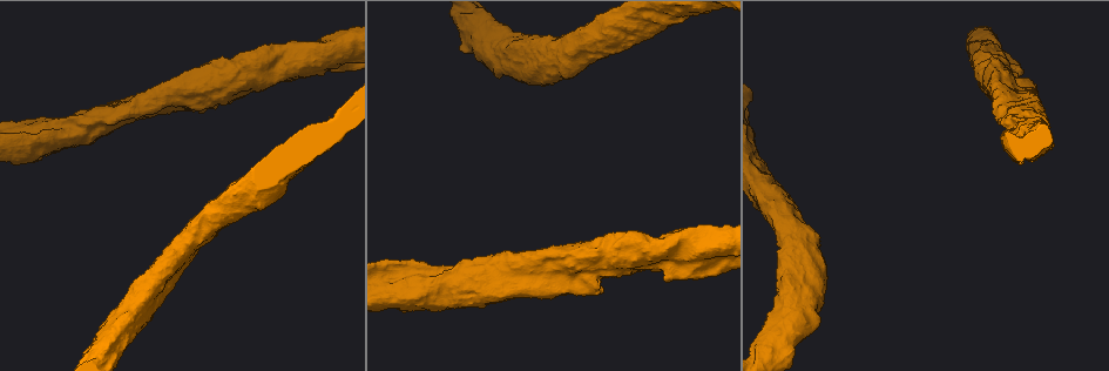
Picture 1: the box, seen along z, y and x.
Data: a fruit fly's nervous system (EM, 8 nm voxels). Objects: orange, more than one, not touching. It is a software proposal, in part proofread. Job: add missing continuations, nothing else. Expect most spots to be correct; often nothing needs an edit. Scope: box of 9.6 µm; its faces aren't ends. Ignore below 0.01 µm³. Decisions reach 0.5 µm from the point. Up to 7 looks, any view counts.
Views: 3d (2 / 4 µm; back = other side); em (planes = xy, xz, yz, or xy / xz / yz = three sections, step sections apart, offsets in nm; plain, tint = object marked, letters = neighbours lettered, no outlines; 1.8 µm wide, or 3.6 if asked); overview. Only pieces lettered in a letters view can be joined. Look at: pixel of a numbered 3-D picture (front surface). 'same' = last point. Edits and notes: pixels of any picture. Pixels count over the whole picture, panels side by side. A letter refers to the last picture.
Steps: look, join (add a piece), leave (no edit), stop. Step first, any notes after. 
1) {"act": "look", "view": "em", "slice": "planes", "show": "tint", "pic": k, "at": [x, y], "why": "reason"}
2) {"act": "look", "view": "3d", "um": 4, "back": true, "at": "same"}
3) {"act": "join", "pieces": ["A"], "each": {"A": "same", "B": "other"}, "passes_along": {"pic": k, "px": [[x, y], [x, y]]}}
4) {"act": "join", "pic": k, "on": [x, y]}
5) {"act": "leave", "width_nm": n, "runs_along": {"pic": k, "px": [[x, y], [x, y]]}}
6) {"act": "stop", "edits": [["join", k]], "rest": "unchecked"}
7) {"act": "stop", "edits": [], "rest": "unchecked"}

{"act": "look", "view": "3d", "um": 4, "pic": 1, "at": [602, 289], "why": "an open end"}

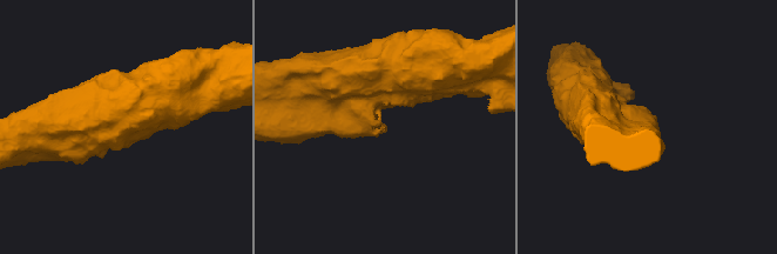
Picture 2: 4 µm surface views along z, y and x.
{"act": "look", "view": "em", "um": 3.6, "slice": "planes", "show": "letters", "pic": 2, "at": [384, 130]}

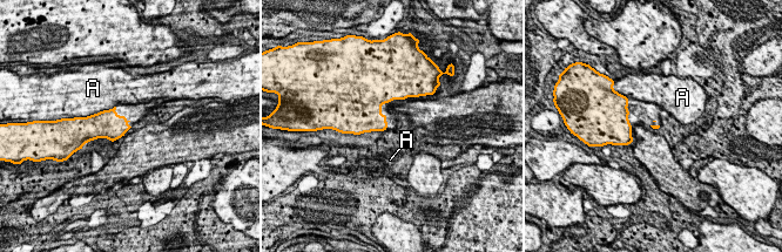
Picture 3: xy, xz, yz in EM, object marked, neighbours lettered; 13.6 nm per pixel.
{"act": "leave", "each": {"A": "other"}, "border": {"pic": 3, "px": [[115, 106], [89, 116]]}, "found": "none of them fits"}

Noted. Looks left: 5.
{"act": "look", "view": "3d", "um": 4, "pic": 1, "at": [690, 257]}

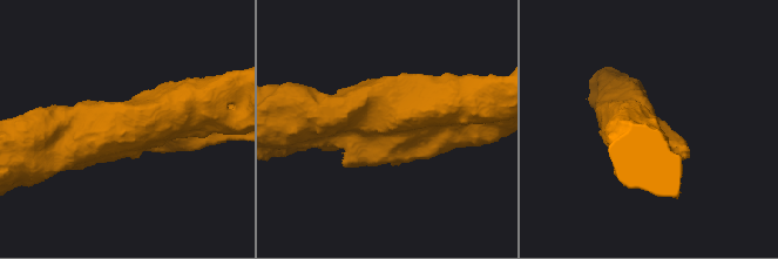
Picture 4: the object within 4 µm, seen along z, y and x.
{"act": "look", "view": "em", "um": 3.6, "slice": "planes", "show": "letters", "pic": 4, "at": [386, 124], "why": "need the tissue"}

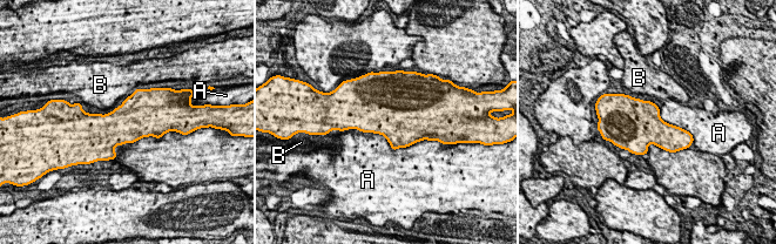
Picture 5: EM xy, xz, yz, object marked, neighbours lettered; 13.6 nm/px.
{"act": "leave", "each": {"A": "other", "B": "other"}, "found": "none of them fits"}

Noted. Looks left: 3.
{"act": "look", "view": "3d", "um": 4, "back": true, "pic": 1, "at": [532, 288], "why": "touches itself"}

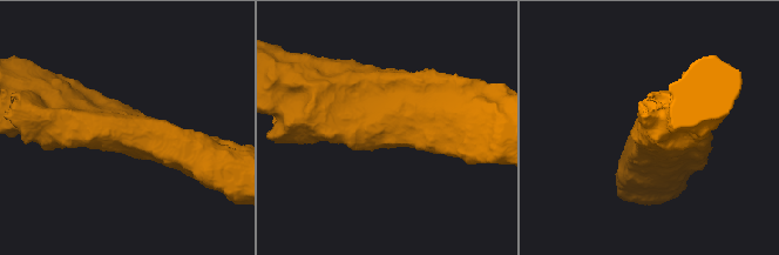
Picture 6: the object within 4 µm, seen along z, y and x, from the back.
{"act": "look", "view": "em", "um": 3.6, "slice": "planes", "show": "letters", "pic": 6, "at": [388, 130], "why": "now the EM"}

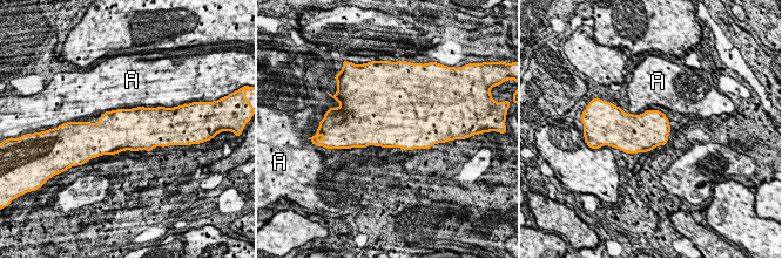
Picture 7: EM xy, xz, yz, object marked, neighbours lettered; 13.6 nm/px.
{"act": "leave", "width_nm": 500, "longest_contact_nm": ["A", 100], "each": {"A": "other"}, "found": "none of them fits"}

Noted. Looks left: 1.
{"act": "stop", "edits": [], "rest": "unchecked"}

